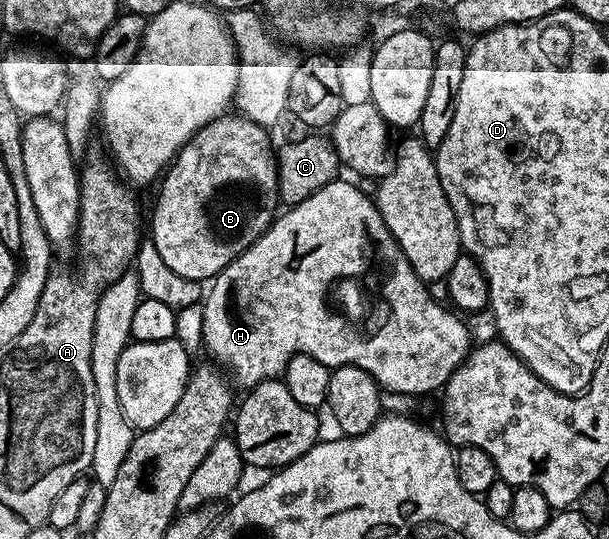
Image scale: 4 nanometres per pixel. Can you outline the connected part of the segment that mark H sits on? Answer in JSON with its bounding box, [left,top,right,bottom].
[202,180,470,394]

